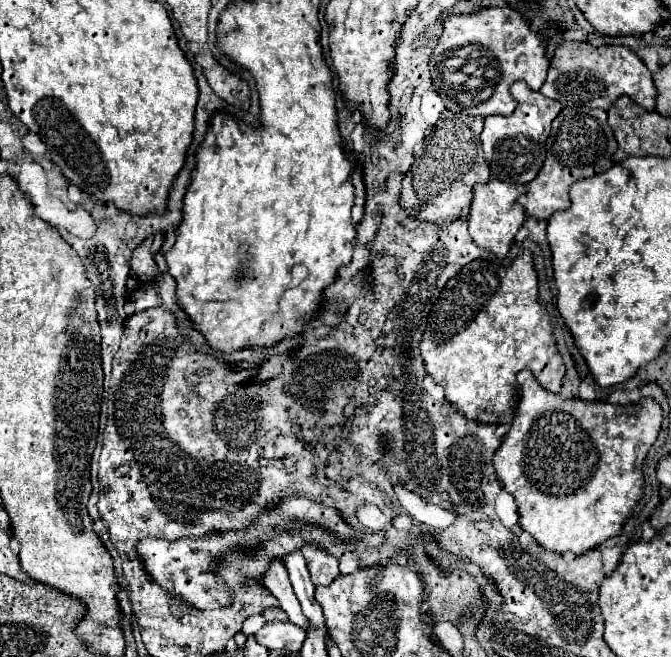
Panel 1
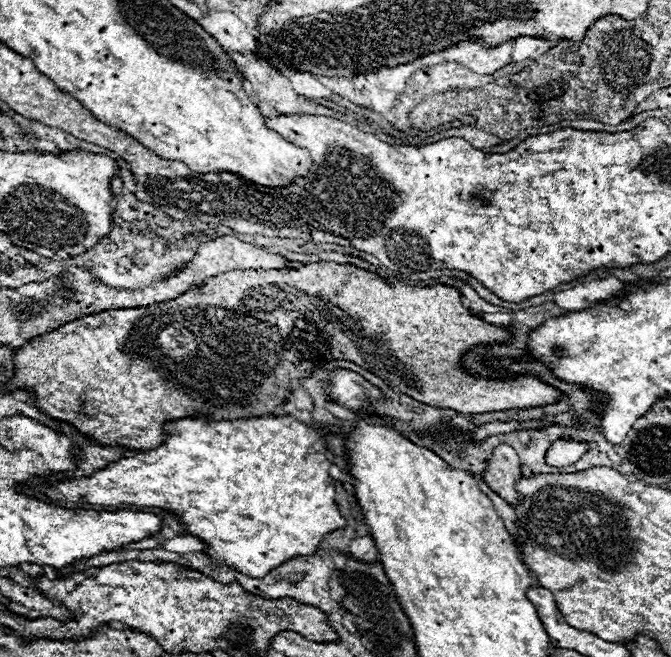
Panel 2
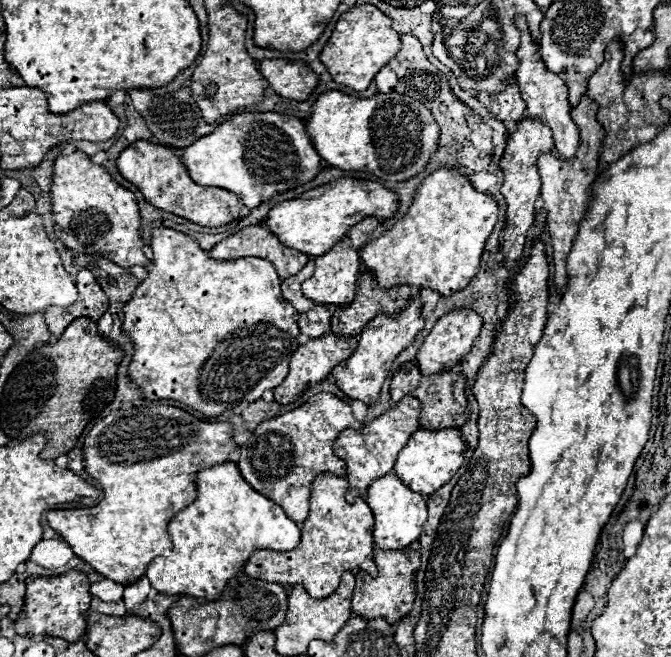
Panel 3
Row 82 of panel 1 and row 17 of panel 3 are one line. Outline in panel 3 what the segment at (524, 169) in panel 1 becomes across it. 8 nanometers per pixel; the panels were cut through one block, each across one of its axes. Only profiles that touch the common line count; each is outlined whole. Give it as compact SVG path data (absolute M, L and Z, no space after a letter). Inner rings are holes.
M516 16L516 26L522 32L522 42L520 48L516 50L518 56L518 70L516 70L516 80L522 92L522 98L526 102L526 112L528 116L538 116L542 118L554 134L554 144L556 144L556 152L560 154L560 158L572 158L576 148L578 148L578 140L580 140L580 132L578 126L572 122L570 118L570 104L568 104L568 88L564 84L564 80L560 76L556 76L554 72L548 72L548 68L542 62L540 56L540 48L538 44L530 38L528 32L528 22L524 20L524 16ZM530 60L530 62L526 62Z

